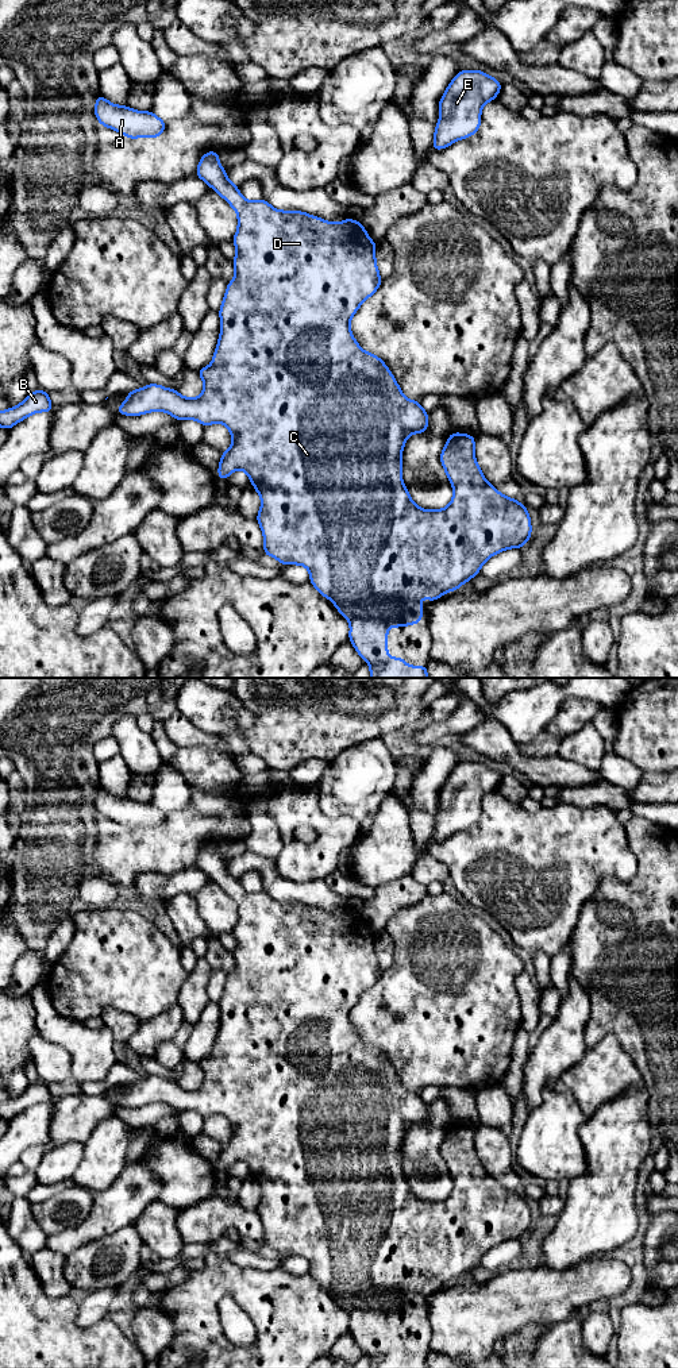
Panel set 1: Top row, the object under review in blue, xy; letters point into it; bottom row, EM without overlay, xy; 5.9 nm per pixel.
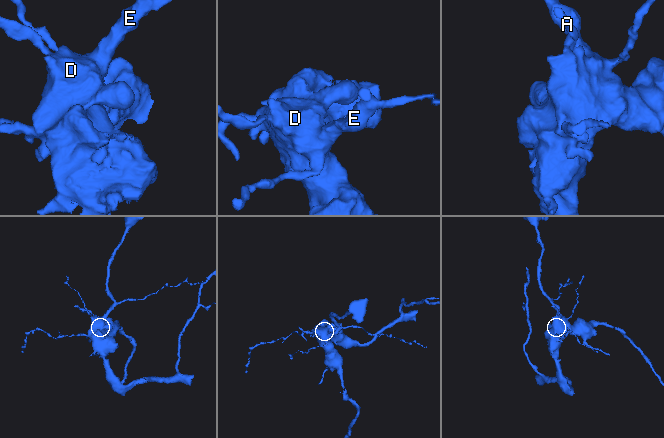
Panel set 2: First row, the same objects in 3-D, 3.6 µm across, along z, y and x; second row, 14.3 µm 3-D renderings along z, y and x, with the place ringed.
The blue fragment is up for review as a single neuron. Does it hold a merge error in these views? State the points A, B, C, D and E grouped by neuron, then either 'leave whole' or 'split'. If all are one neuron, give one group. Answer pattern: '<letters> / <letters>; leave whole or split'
A B C D E; leave whole

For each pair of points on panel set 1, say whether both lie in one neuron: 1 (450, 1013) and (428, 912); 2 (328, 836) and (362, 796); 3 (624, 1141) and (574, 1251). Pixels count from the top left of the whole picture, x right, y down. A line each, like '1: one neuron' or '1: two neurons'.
1: one neuron
2: two neurons
3: one neuron

